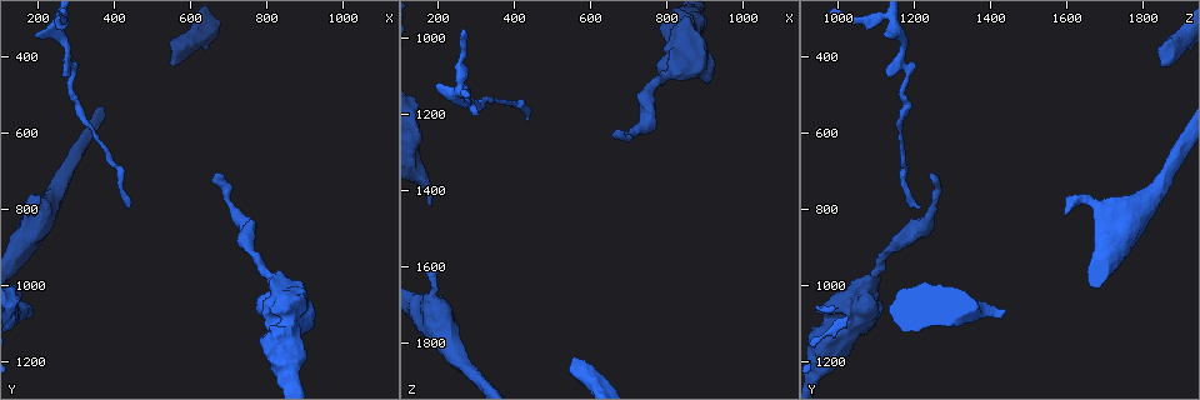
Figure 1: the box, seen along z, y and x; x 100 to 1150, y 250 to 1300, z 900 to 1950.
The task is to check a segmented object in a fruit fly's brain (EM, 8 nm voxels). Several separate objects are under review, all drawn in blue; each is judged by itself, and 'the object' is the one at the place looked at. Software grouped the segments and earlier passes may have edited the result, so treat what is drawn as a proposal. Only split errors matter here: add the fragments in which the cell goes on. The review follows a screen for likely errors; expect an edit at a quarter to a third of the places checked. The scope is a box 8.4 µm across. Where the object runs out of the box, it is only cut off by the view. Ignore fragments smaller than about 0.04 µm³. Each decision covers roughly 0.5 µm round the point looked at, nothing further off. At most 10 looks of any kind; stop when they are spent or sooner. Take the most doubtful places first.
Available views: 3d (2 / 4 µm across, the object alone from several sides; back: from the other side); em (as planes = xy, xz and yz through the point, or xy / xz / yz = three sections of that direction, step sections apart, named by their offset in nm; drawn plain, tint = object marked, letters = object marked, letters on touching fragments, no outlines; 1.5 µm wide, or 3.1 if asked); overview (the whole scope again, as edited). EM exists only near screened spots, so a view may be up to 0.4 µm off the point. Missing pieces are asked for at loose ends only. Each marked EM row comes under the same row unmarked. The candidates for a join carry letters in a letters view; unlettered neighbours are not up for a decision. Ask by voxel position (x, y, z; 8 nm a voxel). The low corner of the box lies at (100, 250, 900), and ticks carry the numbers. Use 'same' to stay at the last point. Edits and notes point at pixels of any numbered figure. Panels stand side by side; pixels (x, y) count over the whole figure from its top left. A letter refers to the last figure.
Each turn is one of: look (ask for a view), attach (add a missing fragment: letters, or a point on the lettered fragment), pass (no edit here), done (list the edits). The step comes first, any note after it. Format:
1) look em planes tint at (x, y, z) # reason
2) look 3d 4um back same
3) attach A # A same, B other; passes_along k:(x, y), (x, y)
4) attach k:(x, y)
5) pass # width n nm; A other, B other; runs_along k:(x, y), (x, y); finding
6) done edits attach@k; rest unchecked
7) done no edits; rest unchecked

look 3d 4um at (195, 815, 1600) # thin end

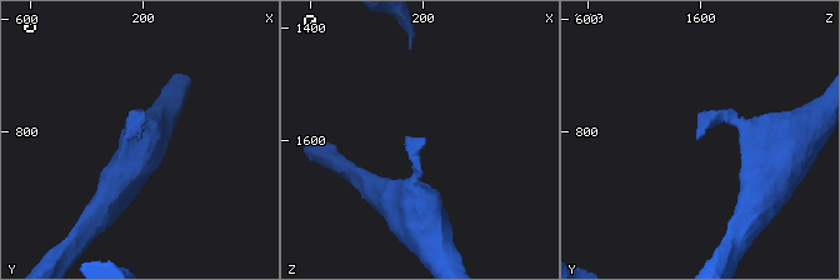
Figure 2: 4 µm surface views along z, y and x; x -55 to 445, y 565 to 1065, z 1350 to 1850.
look em planes letters at (195, 815, 1595)

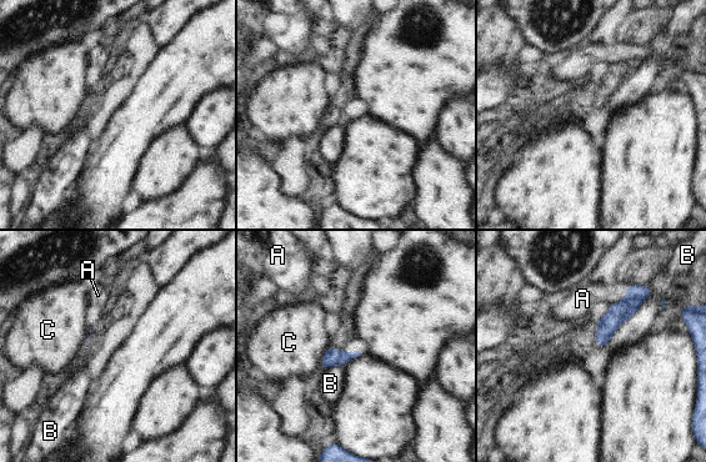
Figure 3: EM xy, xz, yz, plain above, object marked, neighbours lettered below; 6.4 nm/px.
attach A # longest_contact B 480 nm; A same, B other, C other; passes_along 3:(619, 312), (624, 297), (586, 296); the cell continues

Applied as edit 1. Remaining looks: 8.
look overview # redraw

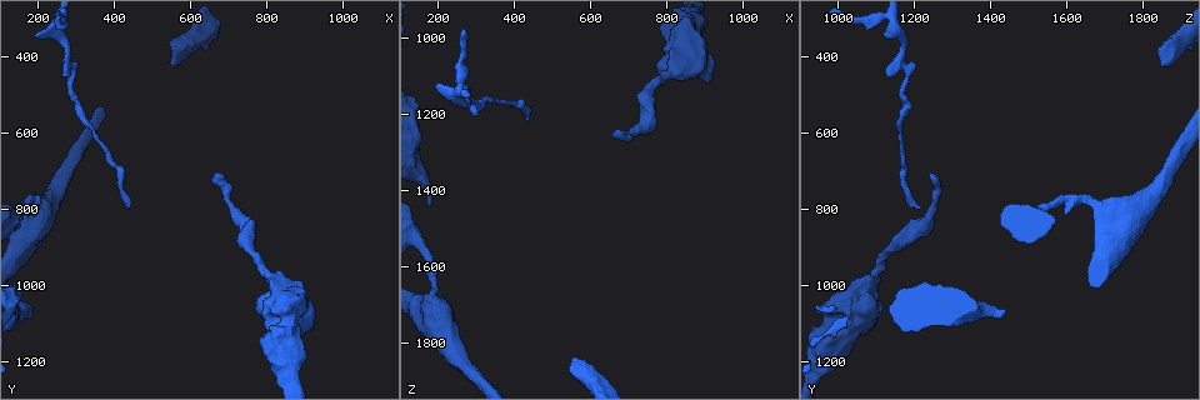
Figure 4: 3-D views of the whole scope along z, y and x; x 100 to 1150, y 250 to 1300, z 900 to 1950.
look em planes letters at (180, 1080, 1435) # branch stops here

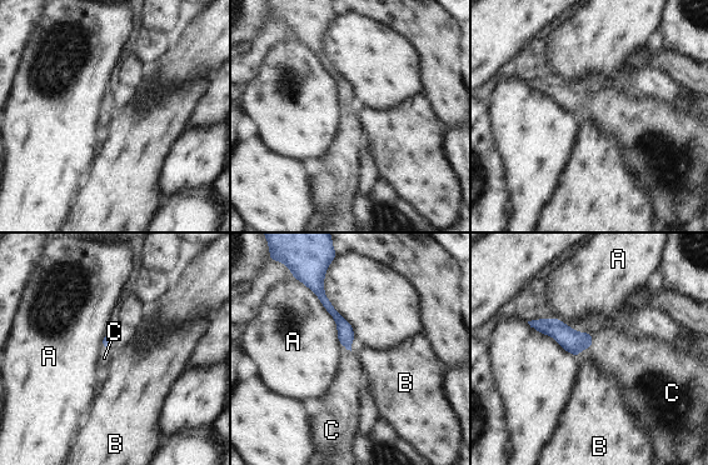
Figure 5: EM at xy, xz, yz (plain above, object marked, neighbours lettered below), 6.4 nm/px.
attach C # A other, B other, C same; passes_along 5:(345, 335), (345, 348), (345, 386); it goes on there

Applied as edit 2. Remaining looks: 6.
look overview

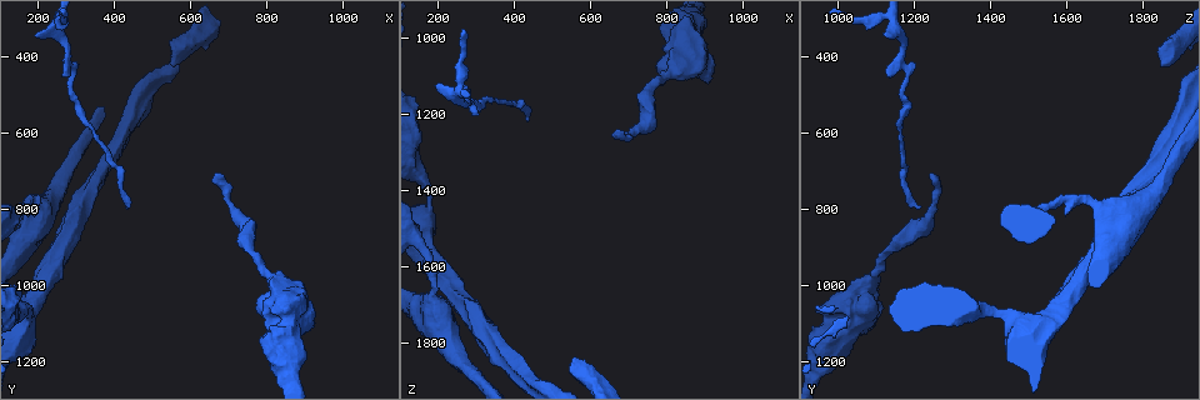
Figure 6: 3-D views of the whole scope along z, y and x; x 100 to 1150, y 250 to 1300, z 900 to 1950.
look em planes letters at (550, 415, 1845) # free end

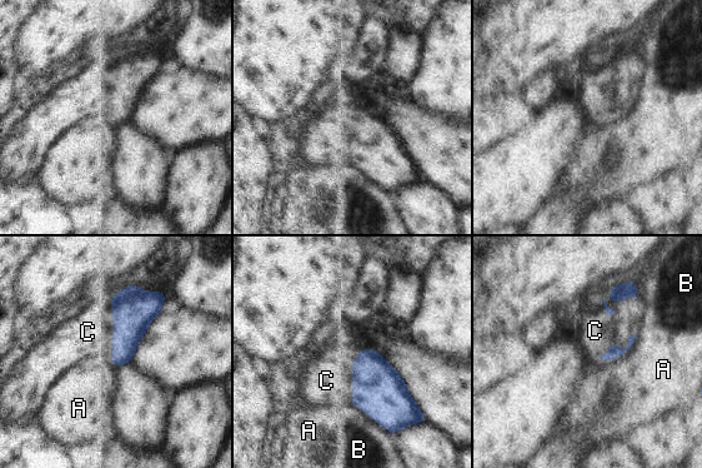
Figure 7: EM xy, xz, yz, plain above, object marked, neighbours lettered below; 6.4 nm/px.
attach C # A other, B other, C same; passes_along 7:(133, 309), (113, 324), (88, 332); it goes on there

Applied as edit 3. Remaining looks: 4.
look overview # redraw

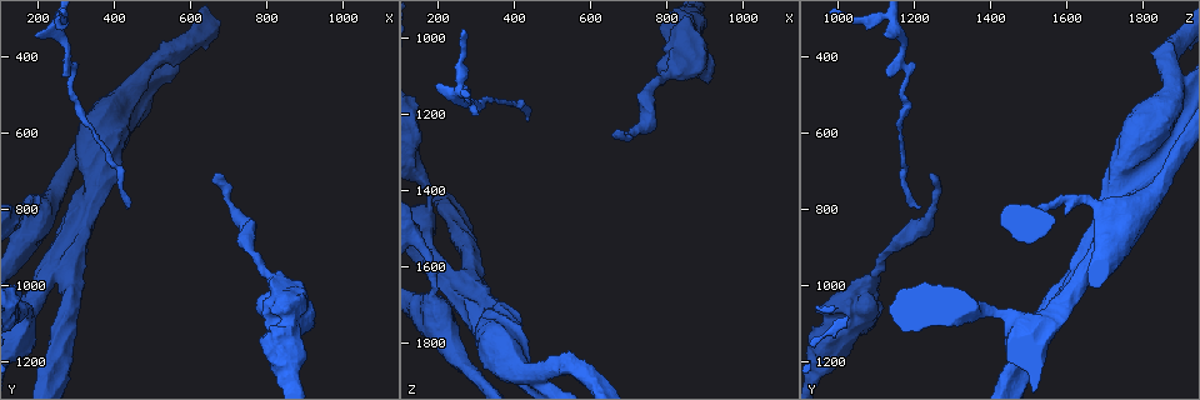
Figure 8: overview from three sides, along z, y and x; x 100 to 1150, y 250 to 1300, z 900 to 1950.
look 3d 2um at (195, 340, 1130) # an open end

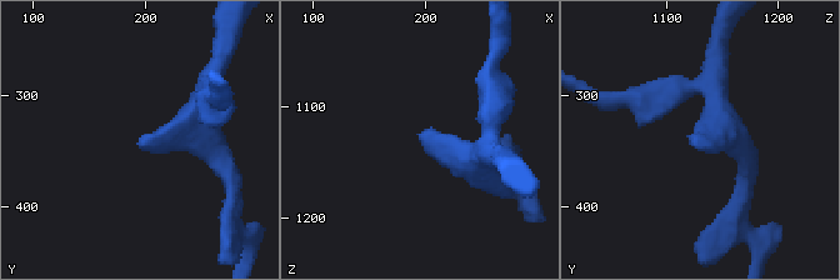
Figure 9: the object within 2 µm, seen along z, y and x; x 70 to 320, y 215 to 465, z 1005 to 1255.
look em planes letters at (192, 344, 1126) # arm_widths 170, 190 nm

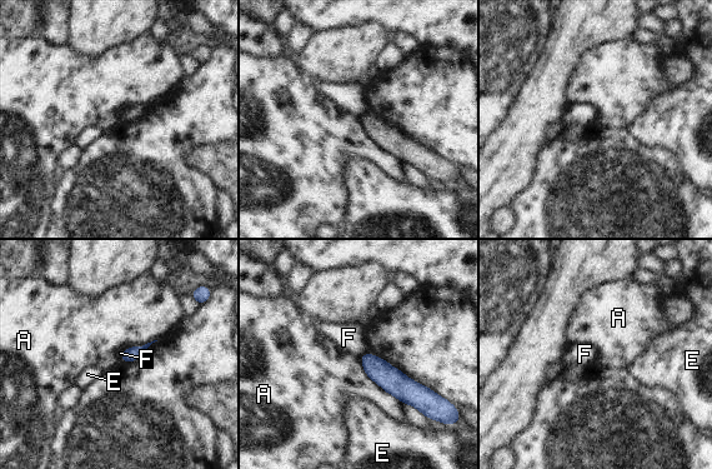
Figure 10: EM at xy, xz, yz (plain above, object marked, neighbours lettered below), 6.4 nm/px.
pass # A other, E other, F other; runs_along 10:(364, 359), (409, 390), (420, 402); none of them fits

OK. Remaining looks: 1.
done edits attach@3, attach@5, attach@7; rest unchecked

